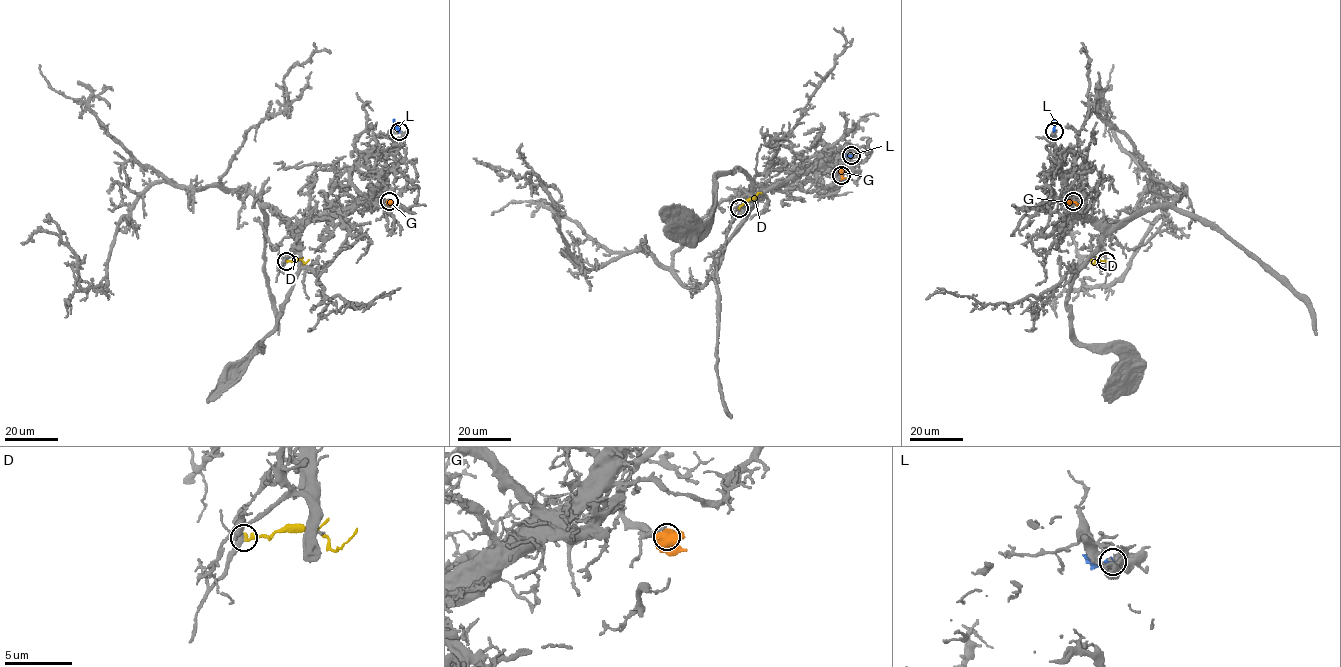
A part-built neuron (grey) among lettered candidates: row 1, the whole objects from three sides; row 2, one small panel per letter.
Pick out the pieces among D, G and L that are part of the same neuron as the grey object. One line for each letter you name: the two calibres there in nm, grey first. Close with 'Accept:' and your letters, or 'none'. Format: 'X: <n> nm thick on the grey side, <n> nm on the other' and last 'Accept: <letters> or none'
L: 360 nm thick on the grey side, 480 nm on the other
Accept: L

